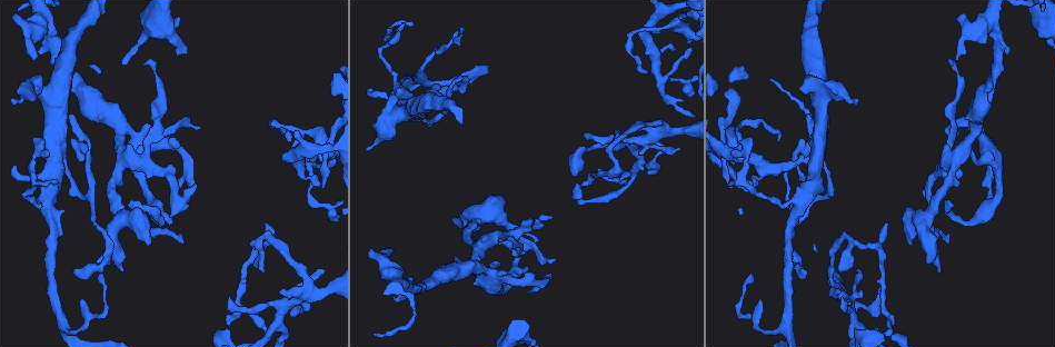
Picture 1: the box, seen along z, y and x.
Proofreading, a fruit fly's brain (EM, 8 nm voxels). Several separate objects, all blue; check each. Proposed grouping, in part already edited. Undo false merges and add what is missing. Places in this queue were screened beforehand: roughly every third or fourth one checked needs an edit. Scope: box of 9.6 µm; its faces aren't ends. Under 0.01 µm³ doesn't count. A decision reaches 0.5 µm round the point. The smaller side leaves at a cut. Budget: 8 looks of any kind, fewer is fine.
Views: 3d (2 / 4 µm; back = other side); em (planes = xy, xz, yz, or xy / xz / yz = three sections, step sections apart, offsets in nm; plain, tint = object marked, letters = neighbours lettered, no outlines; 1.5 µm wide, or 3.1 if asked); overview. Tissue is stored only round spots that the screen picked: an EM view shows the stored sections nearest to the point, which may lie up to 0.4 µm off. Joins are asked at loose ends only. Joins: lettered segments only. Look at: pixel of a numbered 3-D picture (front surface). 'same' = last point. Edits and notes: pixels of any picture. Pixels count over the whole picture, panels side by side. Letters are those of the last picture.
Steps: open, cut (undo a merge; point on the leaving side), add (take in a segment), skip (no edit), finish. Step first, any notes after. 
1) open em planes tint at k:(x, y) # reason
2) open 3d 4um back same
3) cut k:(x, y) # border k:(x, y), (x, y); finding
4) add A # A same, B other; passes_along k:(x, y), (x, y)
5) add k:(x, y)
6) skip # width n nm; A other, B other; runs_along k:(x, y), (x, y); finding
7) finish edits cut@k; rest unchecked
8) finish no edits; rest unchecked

open 3d 4um at 1:(802, 268) # branch stops here

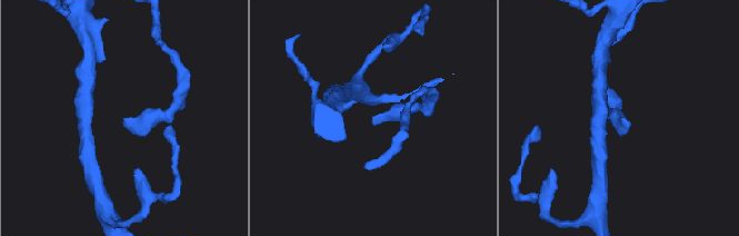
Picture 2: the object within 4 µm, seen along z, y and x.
open em xz step 4 letters at 2:(623, 120)

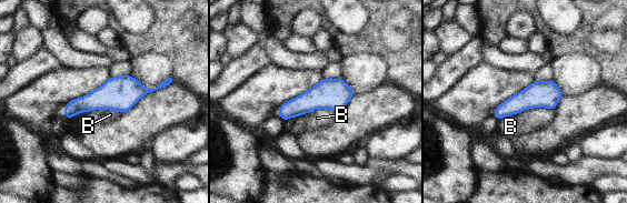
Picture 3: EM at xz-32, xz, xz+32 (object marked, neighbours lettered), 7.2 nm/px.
skip # longest_contact B 400 nm; B other; border 3:(553, 110), (530, 108), (498, 120); none of them fits

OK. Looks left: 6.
open 3d 2um at 1:(786, 168) # a fork

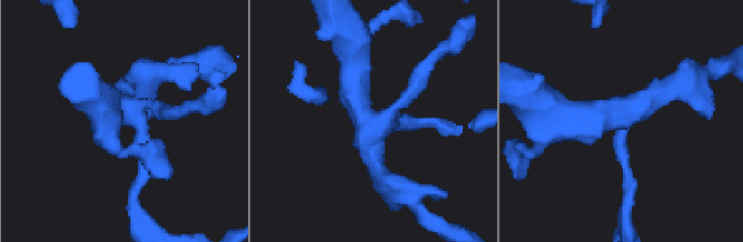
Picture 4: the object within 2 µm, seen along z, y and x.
open em yz step 8 tint at 4:(371, 122)

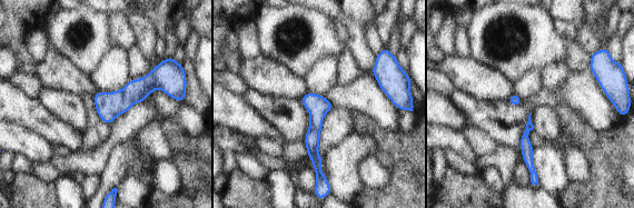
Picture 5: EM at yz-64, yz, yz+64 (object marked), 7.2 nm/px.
open em xz step 8 letters same # cut it another way

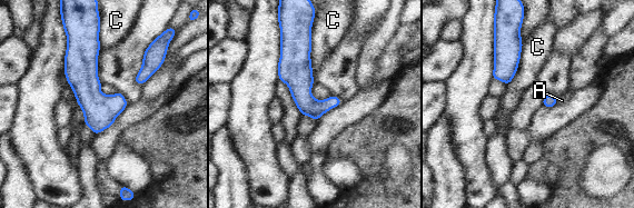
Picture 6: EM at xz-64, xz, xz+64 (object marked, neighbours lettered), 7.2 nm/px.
skip # A other, C other; border 6:(310, 29), (310, 66), (313, 77); one cell here

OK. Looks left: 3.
open em planes plain at 1:(954, 137) # a fork

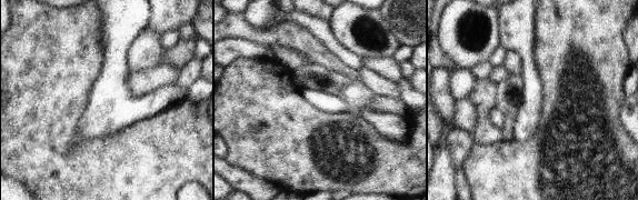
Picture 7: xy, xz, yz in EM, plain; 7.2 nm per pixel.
open em planes letters same # see the neighbours

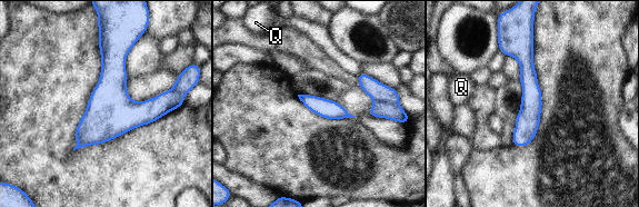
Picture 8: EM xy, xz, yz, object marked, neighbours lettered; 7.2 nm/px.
skip # Q other; runs_along 8:(527, 60), (529, 116), (519, 144); all the same cell

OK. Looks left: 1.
finish no edits; rest unchecked

